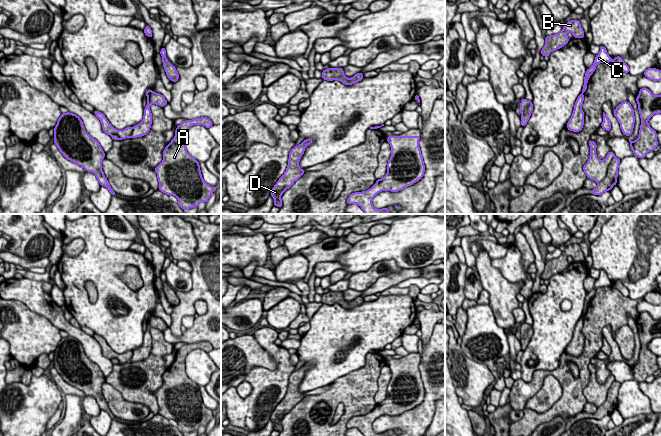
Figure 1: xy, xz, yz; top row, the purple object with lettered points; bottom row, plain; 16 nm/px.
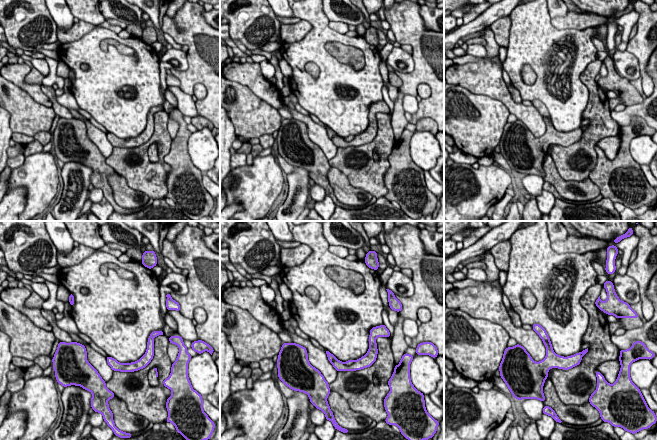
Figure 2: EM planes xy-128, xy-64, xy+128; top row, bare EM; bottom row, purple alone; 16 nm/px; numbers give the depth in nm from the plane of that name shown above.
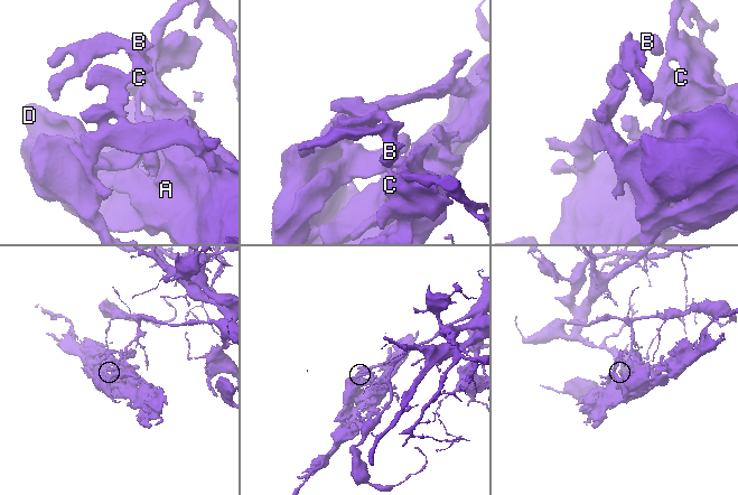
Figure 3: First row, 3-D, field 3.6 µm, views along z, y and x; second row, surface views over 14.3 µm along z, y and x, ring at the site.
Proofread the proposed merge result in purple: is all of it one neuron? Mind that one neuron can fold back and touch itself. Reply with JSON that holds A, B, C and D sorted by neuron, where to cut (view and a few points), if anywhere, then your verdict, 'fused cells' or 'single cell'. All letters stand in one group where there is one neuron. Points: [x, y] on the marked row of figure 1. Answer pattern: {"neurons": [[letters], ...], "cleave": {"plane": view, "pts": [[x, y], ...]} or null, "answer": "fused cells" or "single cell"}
{"neurons": [["A", "B", "D"], ["C"]], "cleave": {"plane": "xy", "pts": [[152, 91], [147, 96]]}, "answer": "fused cells"}

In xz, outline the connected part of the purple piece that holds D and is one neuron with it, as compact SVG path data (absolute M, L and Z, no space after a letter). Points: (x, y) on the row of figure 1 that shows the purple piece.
M305 139L301 144L291 149L286 171L271 190L270 195L274 198L274 206L282 207L282 194L305 173L304 169L299 167L299 161L304 154L305 148L312 142L313 139Z

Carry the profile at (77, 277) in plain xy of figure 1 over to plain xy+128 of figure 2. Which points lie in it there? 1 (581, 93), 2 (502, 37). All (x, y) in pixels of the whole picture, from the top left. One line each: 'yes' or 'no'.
1: yes
2: no

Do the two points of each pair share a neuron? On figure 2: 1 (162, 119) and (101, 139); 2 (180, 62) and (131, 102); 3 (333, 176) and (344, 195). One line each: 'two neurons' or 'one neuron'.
1: two neurons
2: two neurons
3: one neuron

